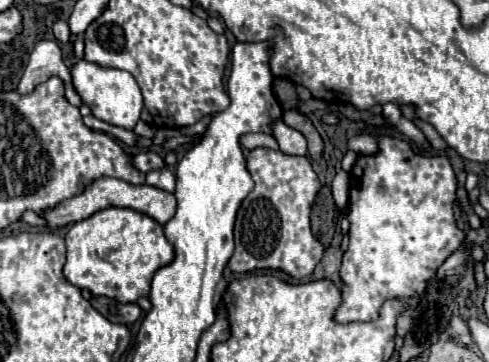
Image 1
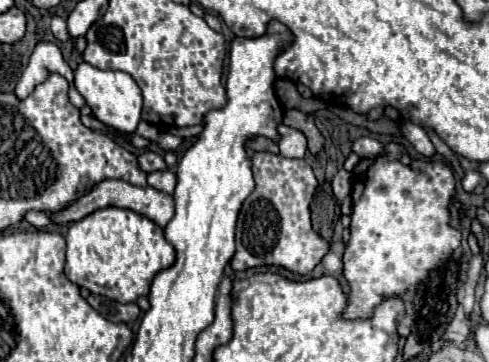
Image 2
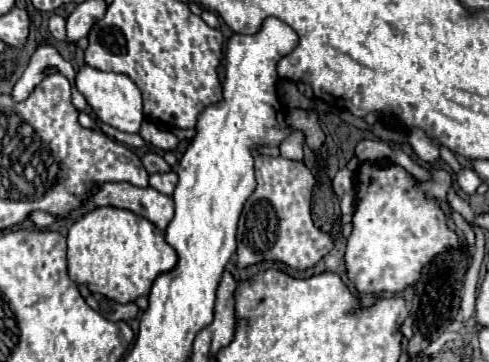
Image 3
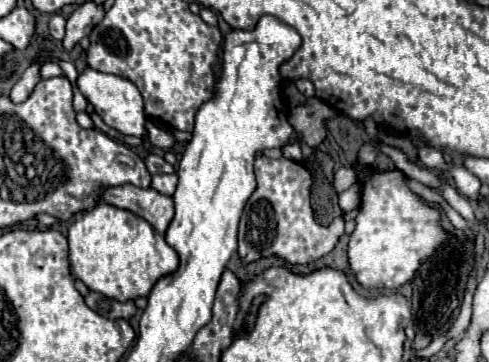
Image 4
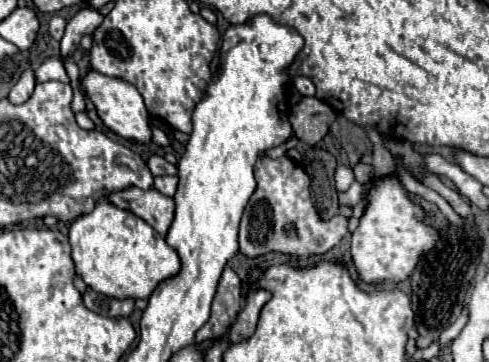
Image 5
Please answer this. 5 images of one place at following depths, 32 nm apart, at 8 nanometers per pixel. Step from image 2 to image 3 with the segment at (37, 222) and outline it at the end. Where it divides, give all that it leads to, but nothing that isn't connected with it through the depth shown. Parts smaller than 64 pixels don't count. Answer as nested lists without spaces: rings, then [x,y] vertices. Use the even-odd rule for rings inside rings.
[[[32,212],[32,214],[28,216],[28,220],[39,229],[45,229],[52,225],[56,221],[56,218],[46,212]]]

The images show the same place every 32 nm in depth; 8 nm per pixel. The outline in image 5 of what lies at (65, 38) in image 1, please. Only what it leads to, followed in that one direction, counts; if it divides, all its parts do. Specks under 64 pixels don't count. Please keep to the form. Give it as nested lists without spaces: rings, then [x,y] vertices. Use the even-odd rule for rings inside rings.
[[[52,16],[52,20],[50,20],[50,36],[54,40],[62,40],[64,26],[66,26],[66,20],[62,16]]]

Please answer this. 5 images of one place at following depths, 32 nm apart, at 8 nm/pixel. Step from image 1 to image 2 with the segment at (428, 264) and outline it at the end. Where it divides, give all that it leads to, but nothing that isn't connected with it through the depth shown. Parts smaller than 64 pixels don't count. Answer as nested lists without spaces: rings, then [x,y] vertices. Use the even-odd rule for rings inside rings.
[[[384,142],[384,154],[362,158],[352,172],[352,224],[342,270],[348,282],[344,320],[370,318],[382,300],[419,290],[422,276],[428,278],[462,242],[462,232],[450,226],[450,204],[456,194],[450,164],[416,158],[406,166],[400,162],[406,154],[404,144]]]

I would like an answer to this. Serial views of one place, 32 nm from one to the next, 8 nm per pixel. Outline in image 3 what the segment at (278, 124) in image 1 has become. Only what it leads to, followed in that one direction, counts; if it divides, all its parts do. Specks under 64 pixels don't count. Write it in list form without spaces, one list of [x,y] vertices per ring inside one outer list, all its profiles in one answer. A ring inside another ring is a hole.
[[[292,130],[280,144],[280,154],[290,160],[302,160],[304,158],[304,134]]]

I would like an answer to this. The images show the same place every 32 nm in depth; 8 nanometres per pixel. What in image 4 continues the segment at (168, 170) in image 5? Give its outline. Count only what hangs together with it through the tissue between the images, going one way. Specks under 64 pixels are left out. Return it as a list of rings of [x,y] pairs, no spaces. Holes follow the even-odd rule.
[[[148,154],[146,160],[144,160],[144,164],[146,164],[146,168],[148,168],[150,174],[166,174],[166,172],[174,172],[174,168],[172,168],[164,158],[160,158],[160,156],[156,156],[156,154]]]

